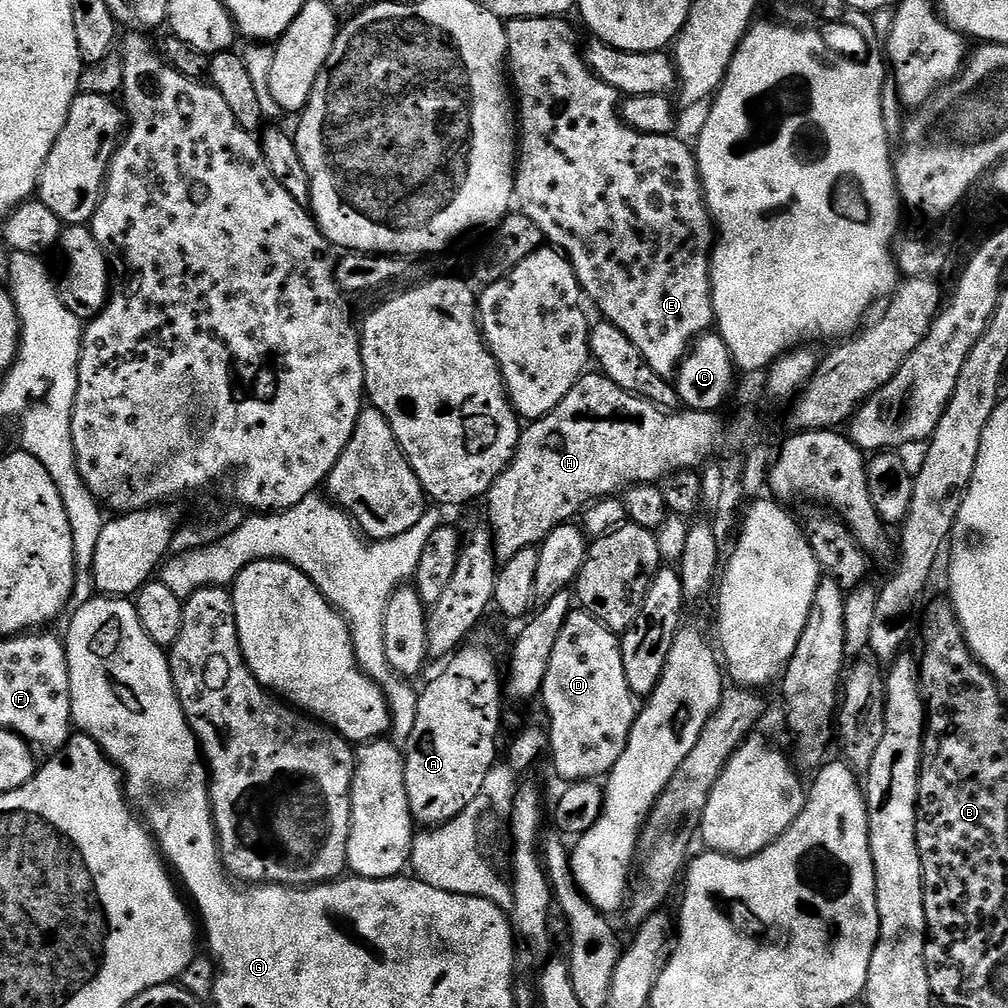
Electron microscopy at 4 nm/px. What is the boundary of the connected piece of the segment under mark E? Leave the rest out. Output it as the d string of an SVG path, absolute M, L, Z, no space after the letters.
M527 16L507 21L506 24L506 72L518 101L518 159L514 204L519 215L530 218L530 222L538 226L549 245L555 246L568 257L580 283L581 293L596 303L597 310L604 315L601 317L607 323L618 326L618 330L622 330L622 334L626 334L626 338L630 338L630 342L638 346L642 358L650 362L656 373L672 378L687 356L688 349L716 323L712 301L712 249L717 233L714 231L712 215L708 212L708 204L704 201L704 187L696 165L696 154L689 145L687 148L679 140L679 135L642 134L625 124L620 117L620 93L614 90L614 86L606 86L606 82L602 82L602 78L598 78L590 70L590 66L584 61L581 45L576 45L576 32L566 21L567 19L559 16Z

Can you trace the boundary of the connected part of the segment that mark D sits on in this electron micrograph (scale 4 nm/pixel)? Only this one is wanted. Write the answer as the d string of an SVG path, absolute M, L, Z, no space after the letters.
M573 610L566 618L566 626L562 626L562 634L558 634L558 642L554 642L554 654L550 654L550 662L546 666L542 701L548 711L546 735L552 764L557 774L568 780L564 782L592 782L607 777L618 758L622 758L622 750L626 750L630 730L636 721L638 700L630 690L630 682L626 682L620 641L621 637L611 632L598 618L583 610Z

